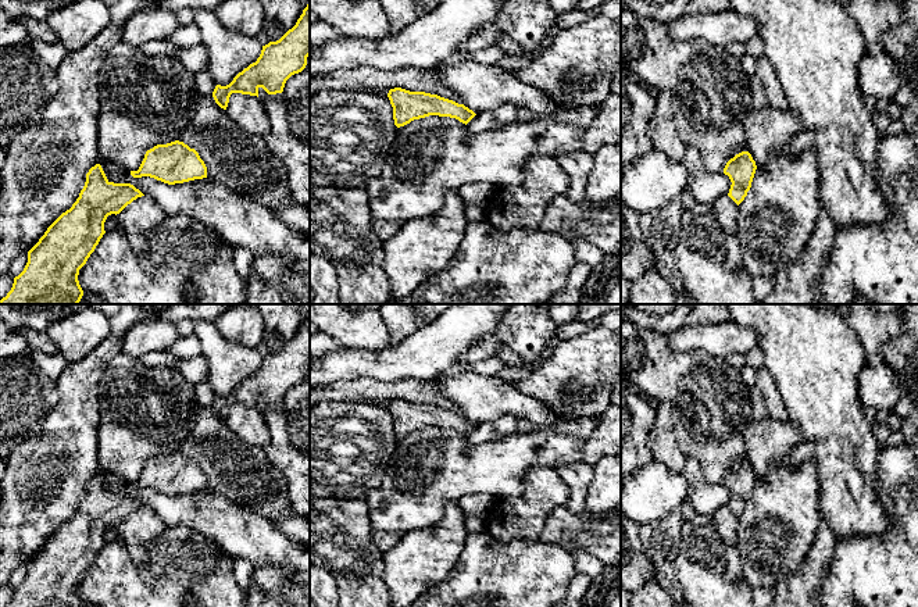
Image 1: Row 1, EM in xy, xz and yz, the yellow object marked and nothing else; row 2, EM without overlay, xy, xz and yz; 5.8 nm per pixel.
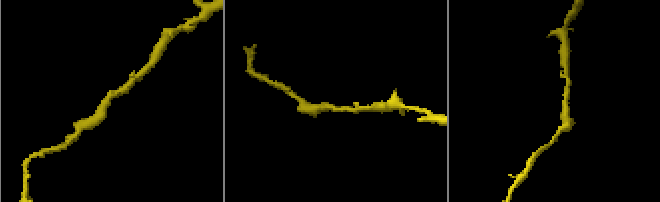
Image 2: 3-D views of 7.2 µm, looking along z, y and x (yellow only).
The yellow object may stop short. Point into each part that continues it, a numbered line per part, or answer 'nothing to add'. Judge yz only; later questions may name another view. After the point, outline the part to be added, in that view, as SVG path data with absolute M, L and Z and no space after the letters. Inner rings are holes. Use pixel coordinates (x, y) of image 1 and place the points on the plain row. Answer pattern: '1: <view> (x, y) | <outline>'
nothing to add

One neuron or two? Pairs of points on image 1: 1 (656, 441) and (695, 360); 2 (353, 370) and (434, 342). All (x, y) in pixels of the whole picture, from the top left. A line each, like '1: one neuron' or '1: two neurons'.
1: two neurons
2: one neuron

